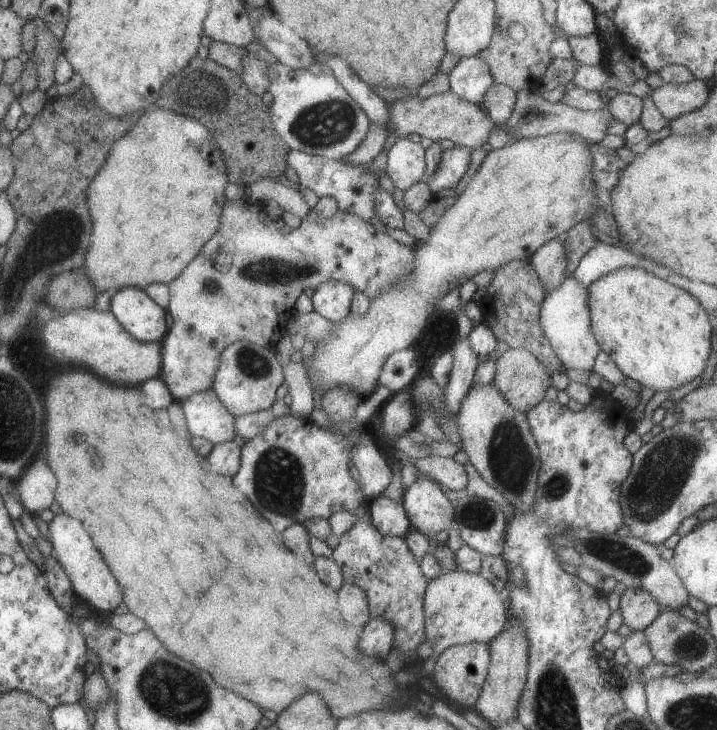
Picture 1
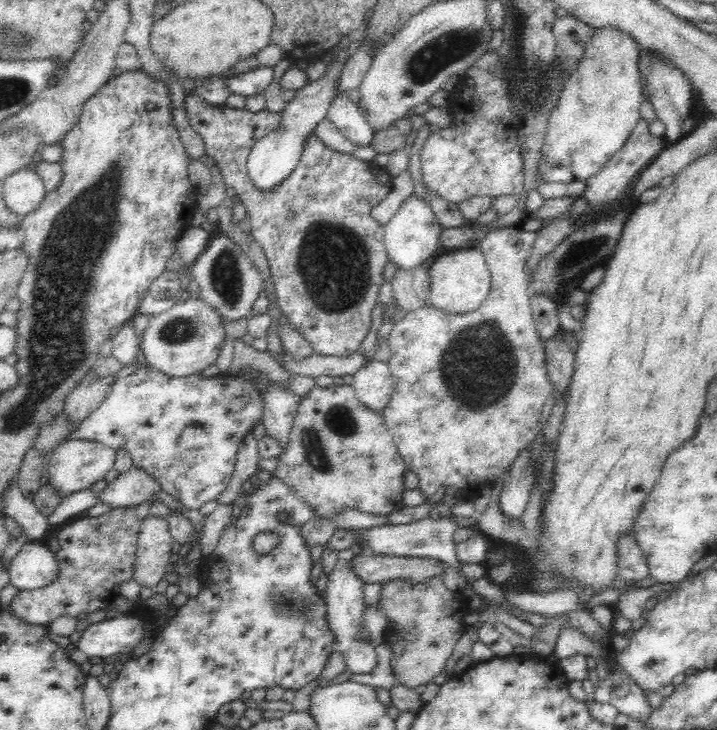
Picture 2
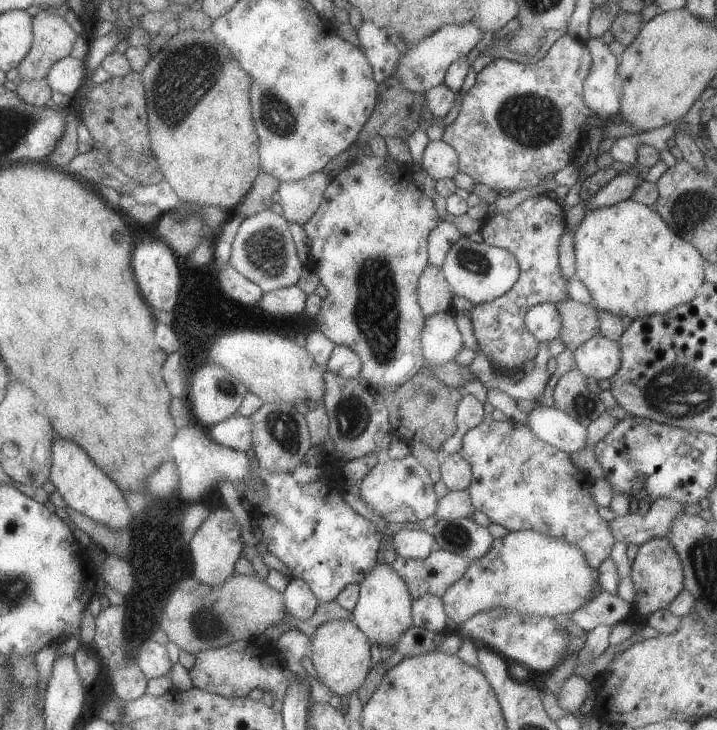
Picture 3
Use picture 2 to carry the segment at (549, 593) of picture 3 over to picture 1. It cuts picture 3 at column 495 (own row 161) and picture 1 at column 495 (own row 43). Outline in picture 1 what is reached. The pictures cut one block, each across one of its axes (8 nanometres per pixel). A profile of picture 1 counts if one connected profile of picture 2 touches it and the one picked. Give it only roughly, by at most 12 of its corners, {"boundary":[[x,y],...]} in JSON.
{"boundary":[[443,572],[423,596],[433,676],[443,650],[488,643],[508,610],[479,573]]}

